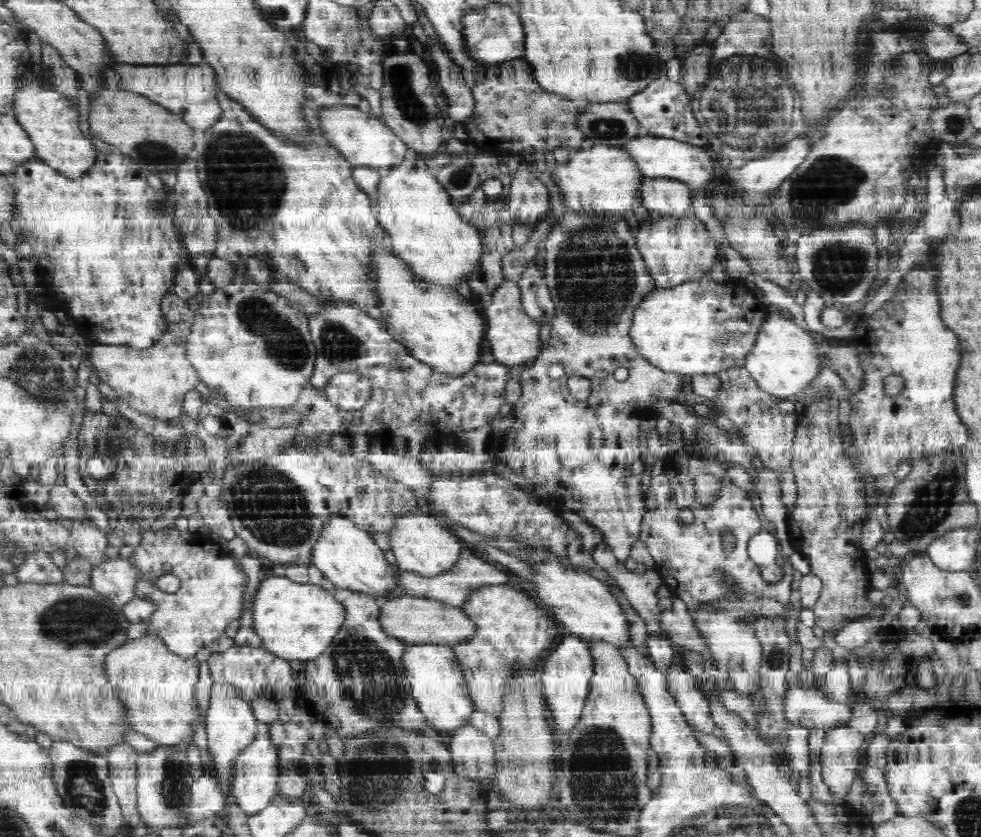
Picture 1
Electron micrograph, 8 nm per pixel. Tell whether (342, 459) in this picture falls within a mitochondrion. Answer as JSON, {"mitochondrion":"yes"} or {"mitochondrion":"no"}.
{"mitochondrion":"no"}

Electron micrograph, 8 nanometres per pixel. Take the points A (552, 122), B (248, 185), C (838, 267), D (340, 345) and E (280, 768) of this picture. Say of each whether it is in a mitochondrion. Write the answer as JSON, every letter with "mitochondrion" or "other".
{"A":"mitochondrion","B":"mitochondrion","C":"mitochondrion","D":"mitochondrion","E":"other"}

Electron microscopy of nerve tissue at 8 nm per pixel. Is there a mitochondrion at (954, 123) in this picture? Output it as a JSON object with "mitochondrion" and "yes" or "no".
{"mitochondrion":"yes"}

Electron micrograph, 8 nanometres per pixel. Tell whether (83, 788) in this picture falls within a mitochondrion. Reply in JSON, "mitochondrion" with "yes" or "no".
{"mitochondrion":"yes"}

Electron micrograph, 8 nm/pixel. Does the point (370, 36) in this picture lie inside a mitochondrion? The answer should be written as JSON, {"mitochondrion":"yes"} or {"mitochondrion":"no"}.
{"mitochondrion":"no"}

